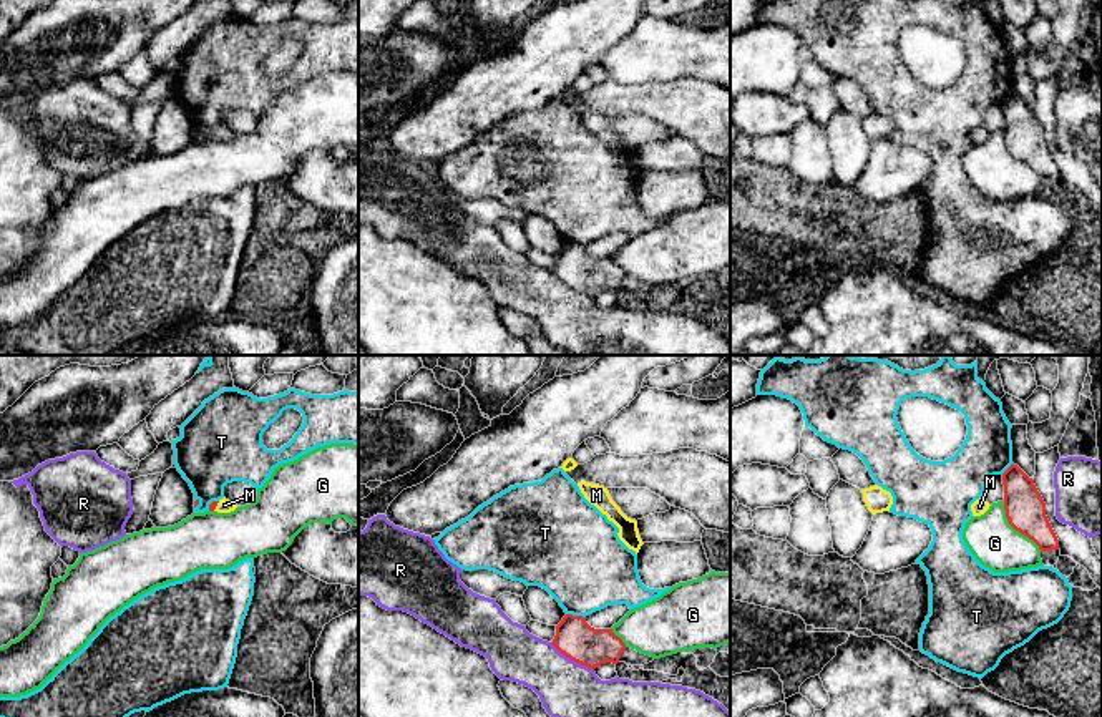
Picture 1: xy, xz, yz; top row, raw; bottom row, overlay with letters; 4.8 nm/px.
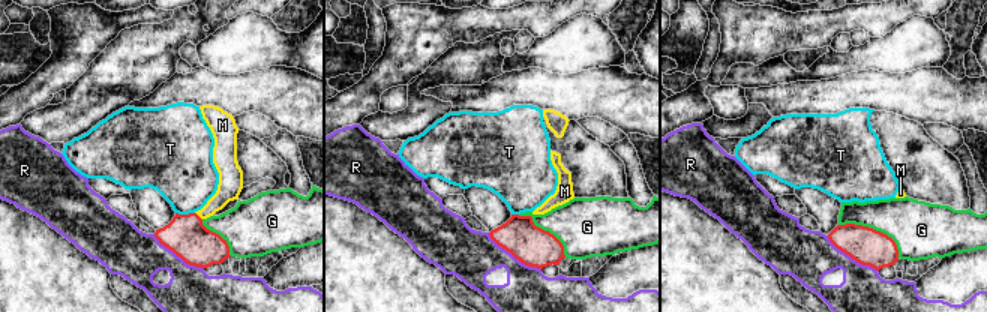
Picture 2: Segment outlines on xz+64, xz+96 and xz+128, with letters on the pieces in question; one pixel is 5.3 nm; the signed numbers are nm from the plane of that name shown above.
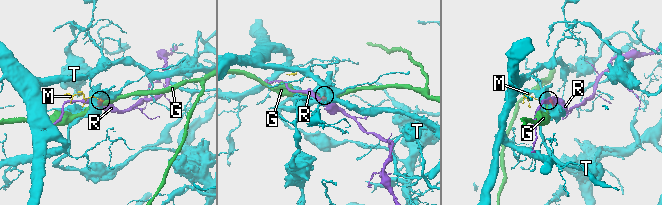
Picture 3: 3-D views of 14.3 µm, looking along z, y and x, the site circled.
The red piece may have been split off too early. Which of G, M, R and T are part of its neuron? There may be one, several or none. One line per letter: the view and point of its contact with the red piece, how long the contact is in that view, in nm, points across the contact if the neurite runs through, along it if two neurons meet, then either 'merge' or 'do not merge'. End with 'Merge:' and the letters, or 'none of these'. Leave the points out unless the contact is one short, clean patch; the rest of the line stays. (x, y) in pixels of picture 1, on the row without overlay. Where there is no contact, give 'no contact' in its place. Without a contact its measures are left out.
G: contact yz (1014, 156); length 320 nm; do not merge
M: contact xy (216, 133); length 60 nm; way xy (213, 133), (216, 133), (224, 133); merge
R: contact xz (571, 287); length 260 nm; do not merge
T: contact xz (576, 244); length 100 nm; do not merge
Merge: M

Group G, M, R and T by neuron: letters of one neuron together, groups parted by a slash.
G / M / R / T

